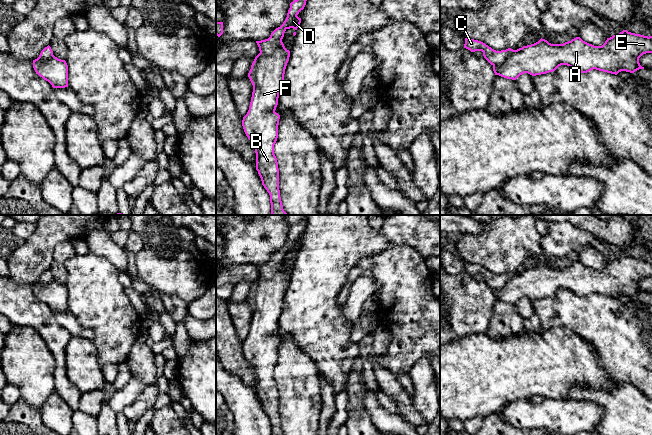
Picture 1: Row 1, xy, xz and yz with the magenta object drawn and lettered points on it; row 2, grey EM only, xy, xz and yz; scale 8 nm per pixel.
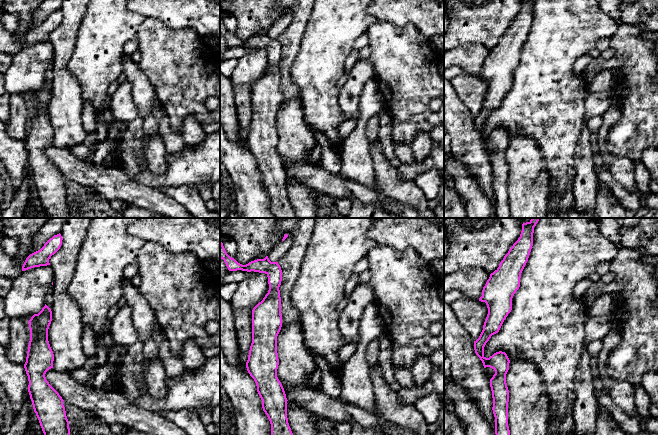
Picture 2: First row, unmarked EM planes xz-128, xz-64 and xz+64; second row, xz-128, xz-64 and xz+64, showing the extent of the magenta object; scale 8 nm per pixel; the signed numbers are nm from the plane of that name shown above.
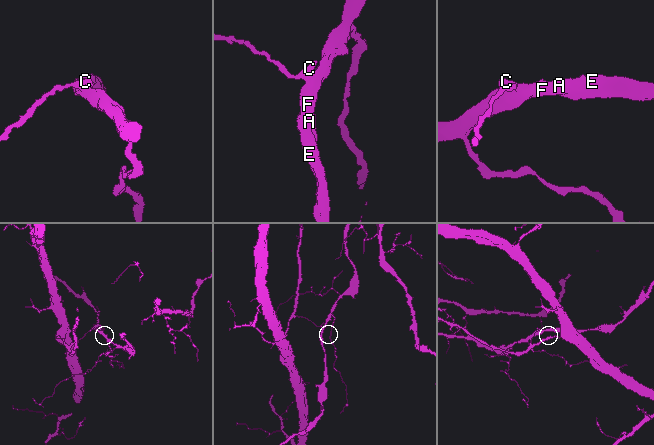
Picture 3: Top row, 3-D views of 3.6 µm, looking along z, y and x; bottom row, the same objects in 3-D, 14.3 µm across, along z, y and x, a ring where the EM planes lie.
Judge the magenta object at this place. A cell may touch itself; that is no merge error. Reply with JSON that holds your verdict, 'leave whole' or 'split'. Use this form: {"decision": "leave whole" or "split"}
{"decision": "split"}

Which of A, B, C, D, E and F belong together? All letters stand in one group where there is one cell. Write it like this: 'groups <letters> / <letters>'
groups A B D E F / C

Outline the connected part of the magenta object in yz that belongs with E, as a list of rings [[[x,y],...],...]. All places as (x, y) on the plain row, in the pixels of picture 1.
[[[623,254],[619,258],[607,262],[602,270],[594,270],[576,261],[563,268],[551,268],[545,263],[514,274],[500,289],[493,290],[495,299],[516,304],[520,299],[528,297],[532,300],[555,295],[561,289],[567,289],[581,297],[593,293],[617,299],[621,295],[634,297],[644,293],[639,282],[646,277],[652,277],[652,260],[644,260]]]

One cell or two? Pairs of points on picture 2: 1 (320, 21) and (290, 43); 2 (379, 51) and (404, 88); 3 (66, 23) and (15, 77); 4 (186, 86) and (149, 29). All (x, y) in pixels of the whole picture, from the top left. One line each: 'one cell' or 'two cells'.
1: two cells
2: one cell
3: two cells
4: one cell

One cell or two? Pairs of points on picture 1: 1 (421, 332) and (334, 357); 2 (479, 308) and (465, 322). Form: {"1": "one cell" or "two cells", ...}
{"1": "two cells", "2": "one cell"}

